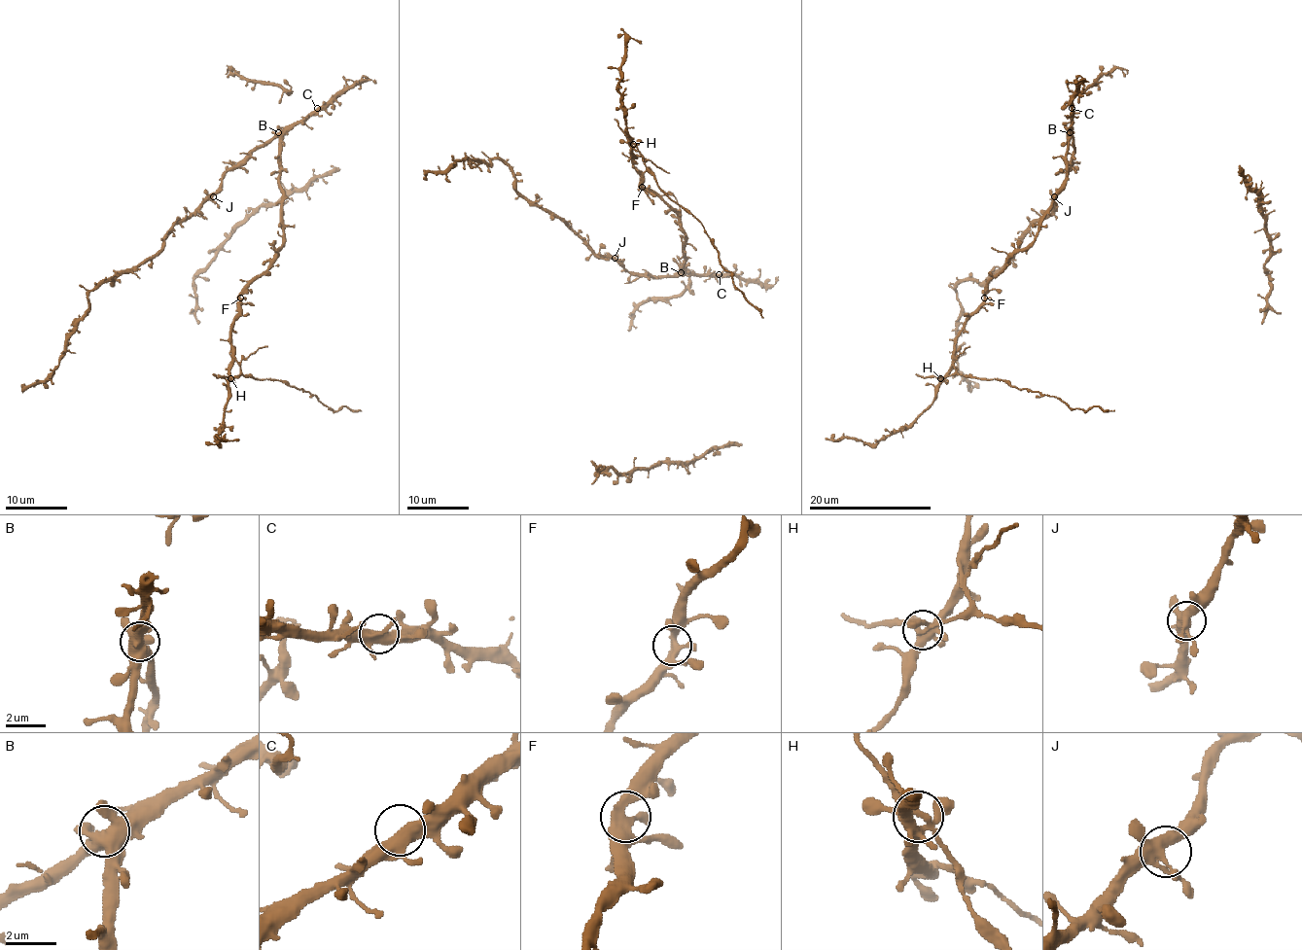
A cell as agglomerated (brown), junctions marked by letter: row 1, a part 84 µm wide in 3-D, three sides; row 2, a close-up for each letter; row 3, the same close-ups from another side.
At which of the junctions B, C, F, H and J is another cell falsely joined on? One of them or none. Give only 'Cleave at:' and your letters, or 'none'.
Cleave at: H

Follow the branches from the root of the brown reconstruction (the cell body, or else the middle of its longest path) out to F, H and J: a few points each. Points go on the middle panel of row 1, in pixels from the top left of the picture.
F: (682, 269), (686, 232), (681, 228), (681, 218), (654, 192), (647, 192), (642, 187)
H: (682, 269), (686, 232), (681, 218), (654, 192), (642, 187), (642, 175), (633, 165), (633, 144)
J: (682, 269), (674, 276), (633, 276), (615, 258)

